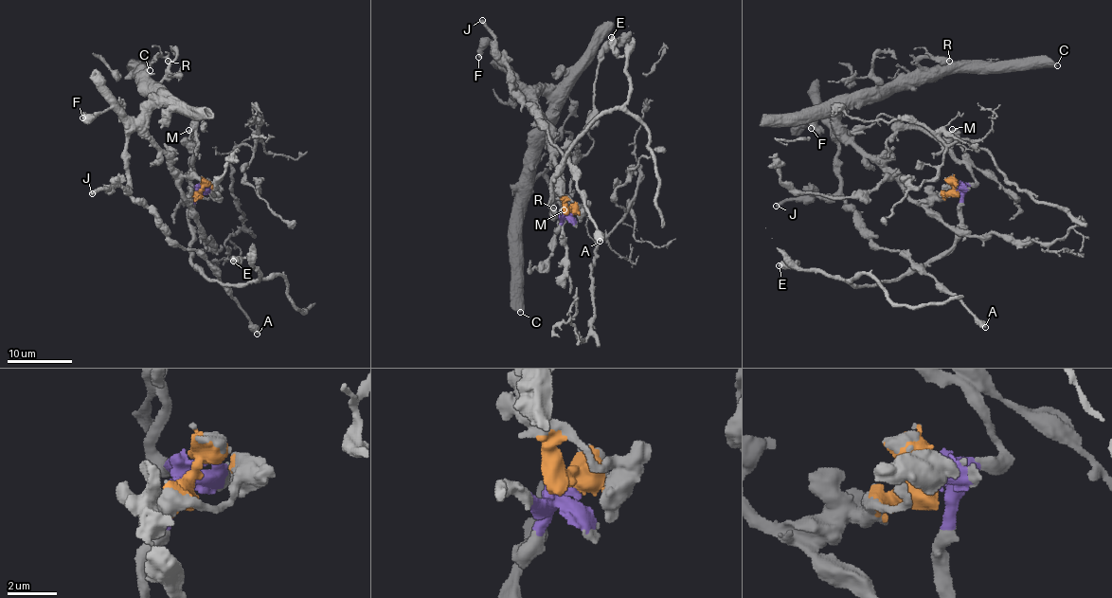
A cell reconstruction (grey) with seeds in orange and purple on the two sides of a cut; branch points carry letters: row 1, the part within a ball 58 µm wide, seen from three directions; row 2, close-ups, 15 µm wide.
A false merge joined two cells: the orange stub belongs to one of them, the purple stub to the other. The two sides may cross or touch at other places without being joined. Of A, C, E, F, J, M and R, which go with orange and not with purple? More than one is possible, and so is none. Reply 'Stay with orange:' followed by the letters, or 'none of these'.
Stay with orange: A, C, F, J, R

